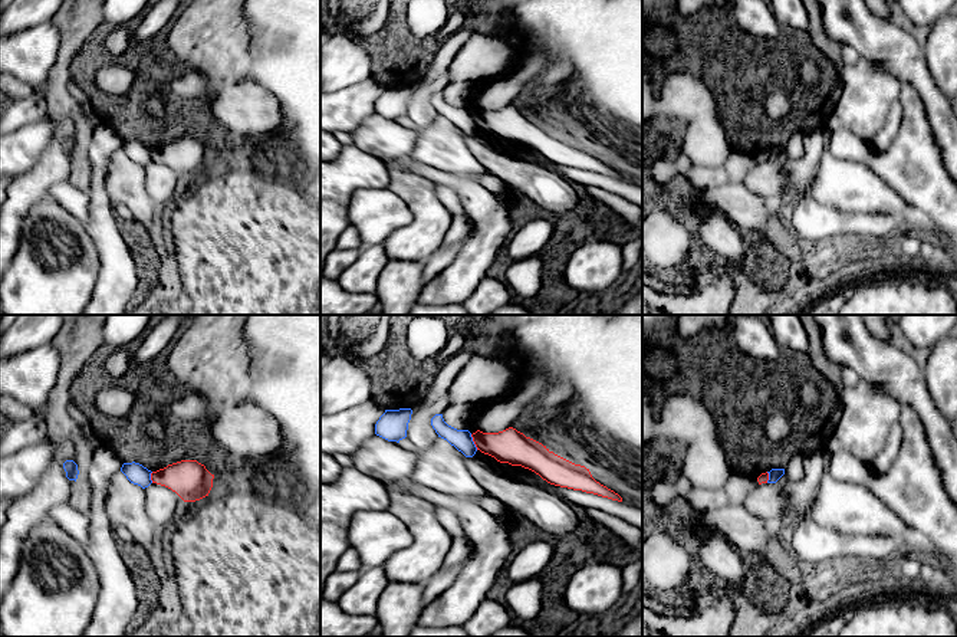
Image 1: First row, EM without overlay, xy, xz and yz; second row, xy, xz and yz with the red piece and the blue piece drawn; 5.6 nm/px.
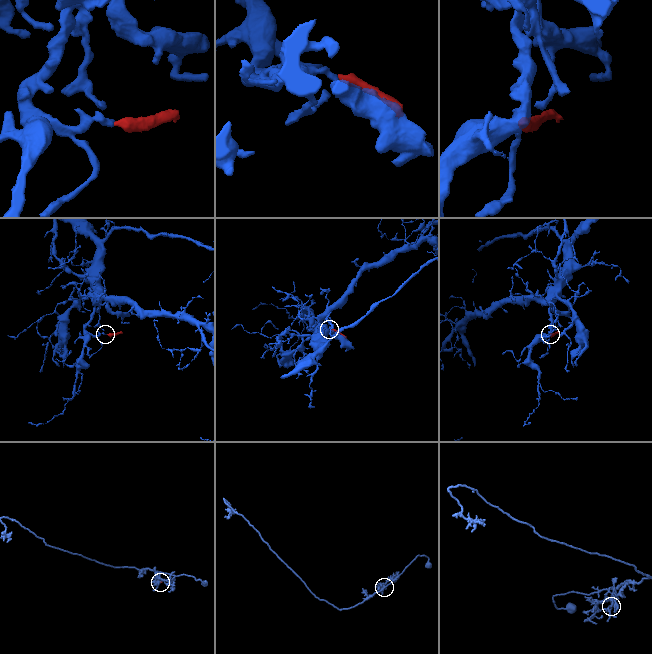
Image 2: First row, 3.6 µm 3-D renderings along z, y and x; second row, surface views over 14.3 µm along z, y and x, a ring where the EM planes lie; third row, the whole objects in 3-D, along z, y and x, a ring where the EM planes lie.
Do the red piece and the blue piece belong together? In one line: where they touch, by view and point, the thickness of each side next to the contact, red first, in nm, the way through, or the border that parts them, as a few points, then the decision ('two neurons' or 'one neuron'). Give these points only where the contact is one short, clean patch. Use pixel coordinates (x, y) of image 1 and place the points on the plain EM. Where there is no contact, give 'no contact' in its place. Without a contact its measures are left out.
meets red in xz at (473, 118); 190 nm thick on the red side, 110 nm on the other; border along xz (470, 112), (477, 127); two neurons

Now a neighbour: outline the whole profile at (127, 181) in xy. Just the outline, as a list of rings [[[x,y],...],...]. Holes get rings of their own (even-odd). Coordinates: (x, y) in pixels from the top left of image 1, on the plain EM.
[[[121,148],[109,161],[106,191],[112,206],[124,204],[132,214],[141,214],[154,207],[147,191],[144,167],[131,161]]]

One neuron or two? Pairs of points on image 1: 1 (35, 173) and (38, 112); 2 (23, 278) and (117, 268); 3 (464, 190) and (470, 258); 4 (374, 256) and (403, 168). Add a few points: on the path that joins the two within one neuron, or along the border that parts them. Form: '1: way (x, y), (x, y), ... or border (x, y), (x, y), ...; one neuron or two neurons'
1: border (49, 118), (29, 122), (15, 131); two neurons
2: border (91, 236), (99, 259), (99, 273), (89, 299); two neurons
3: way (480, 207), (480, 240); one neuron
4: border (381, 245), (390, 258); two neurons

